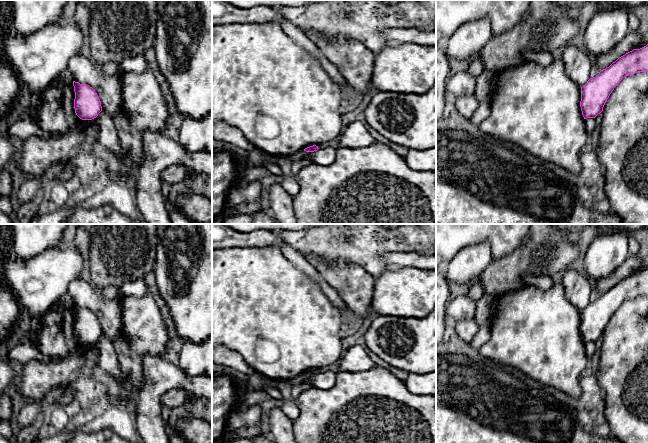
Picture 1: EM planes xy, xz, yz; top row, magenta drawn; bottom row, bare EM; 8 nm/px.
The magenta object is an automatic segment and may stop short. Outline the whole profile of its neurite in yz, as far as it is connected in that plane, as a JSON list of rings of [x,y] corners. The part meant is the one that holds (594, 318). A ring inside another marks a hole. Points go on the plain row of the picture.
[[[648,268],[619,281],[582,311],[565,297],[558,277],[547,290],[524,286],[498,297],[497,313],[489,326],[490,339],[478,351],[489,361],[514,367],[539,384],[578,399],[582,394],[580,378],[589,367],[585,344],[603,335],[610,318],[625,300],[638,296],[648,296]]]

